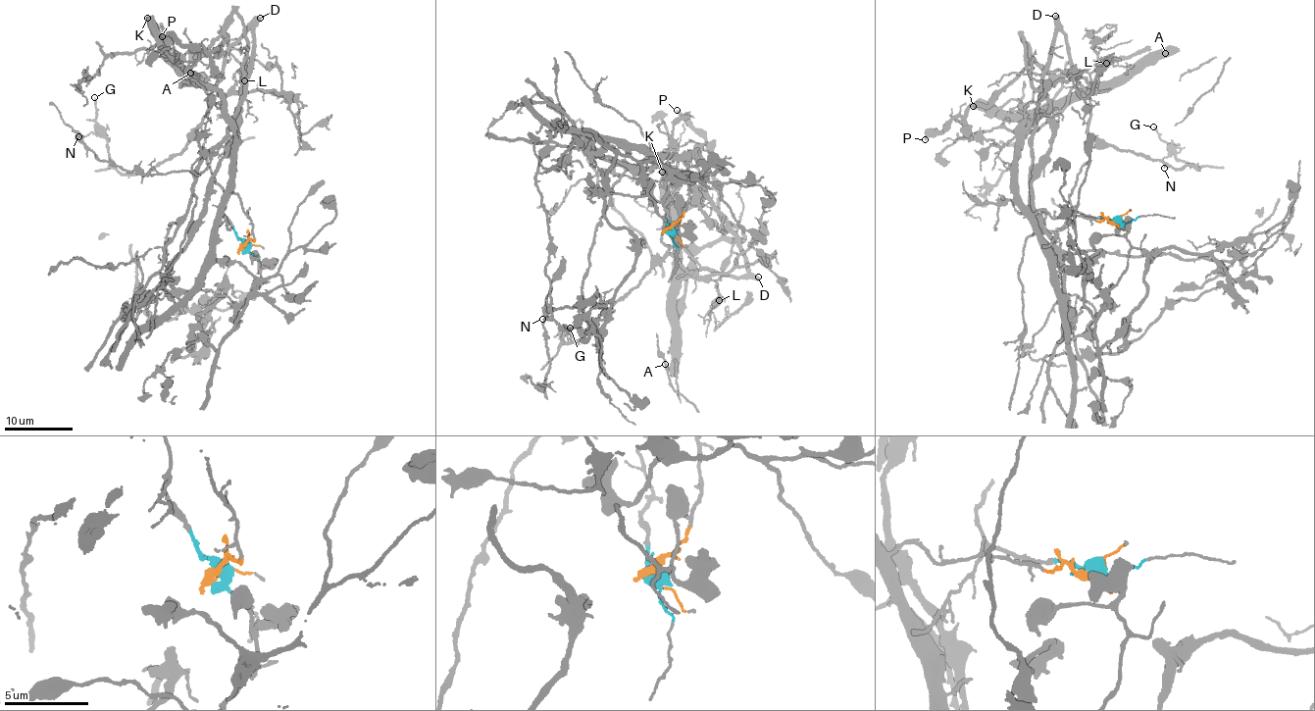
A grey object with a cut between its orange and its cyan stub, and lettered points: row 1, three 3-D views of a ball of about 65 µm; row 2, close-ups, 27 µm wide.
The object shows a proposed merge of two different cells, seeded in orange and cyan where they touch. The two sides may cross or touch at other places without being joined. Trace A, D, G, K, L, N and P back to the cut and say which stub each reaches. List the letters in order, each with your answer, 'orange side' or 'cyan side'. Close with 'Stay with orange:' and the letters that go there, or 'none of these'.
A: orange side
D: cyan side
G: cyan side
K: orange side
L: orange side
N: cyan side
P: orange side
Stay with orange: A, K, L, P

